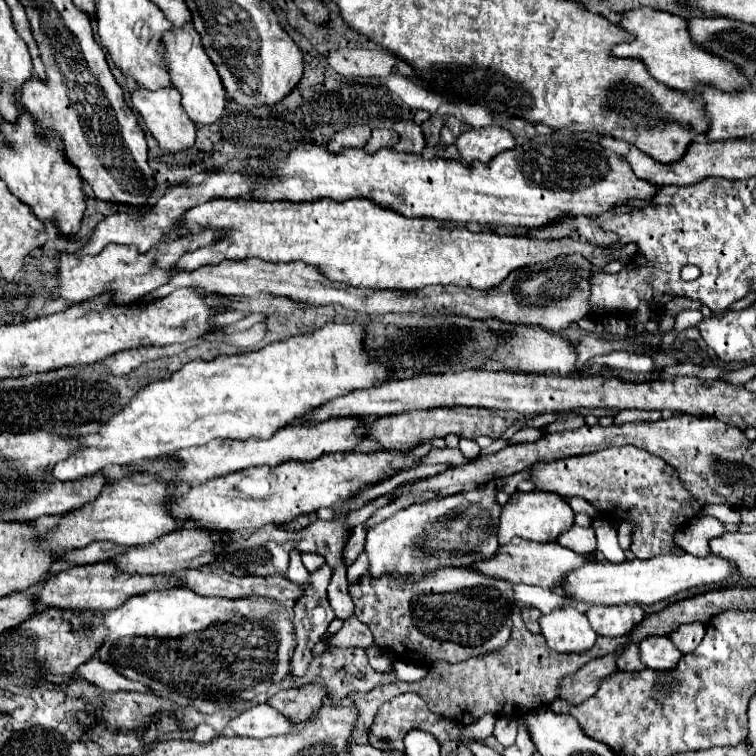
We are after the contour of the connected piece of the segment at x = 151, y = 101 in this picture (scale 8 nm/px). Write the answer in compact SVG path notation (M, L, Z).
M130 82L132 92L132 104L138 110L138 114L144 118L150 134L156 138L162 150L166 152L180 152L194 144L196 138L196 124L184 114L184 108L180 106L180 92L174 86L166 86L160 90L144 90L142 86Z

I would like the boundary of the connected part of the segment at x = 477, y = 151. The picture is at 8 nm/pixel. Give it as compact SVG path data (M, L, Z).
M486 126L480 130L466 130L464 134L458 136L456 146L462 154L462 162L472 164L474 160L480 162L490 162L496 154L504 150L512 150L516 146L516 140L510 130L502 126Z

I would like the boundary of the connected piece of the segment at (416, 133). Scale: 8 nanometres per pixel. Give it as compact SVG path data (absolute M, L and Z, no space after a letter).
M402 120L402 122L398 122L398 124L394 126L394 130L400 134L400 140L398 140L398 144L394 146L394 150L420 154L422 148L426 146L422 128L420 128L418 124L414 124L412 120Z

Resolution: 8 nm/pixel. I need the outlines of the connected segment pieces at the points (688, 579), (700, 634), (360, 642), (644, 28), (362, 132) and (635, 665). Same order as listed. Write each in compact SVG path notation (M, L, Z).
M656 556L650 560L624 560L620 564L602 560L598 564L588 564L574 570L566 584L562 586L564 594L572 600L582 600L586 604L658 604L666 598L676 596L678 592L700 588L700 586L720 586L730 578L738 578L738 566L730 560L718 556Z
M692 622L692 624L684 624L678 630L672 632L670 640L676 644L676 648L682 654L688 654L692 650L696 650L696 646L702 642L706 628L700 622Z
M350 616L350 618L346 618L344 626L340 628L340 632L334 634L334 638L330 640L328 646L370 648L374 644L376 644L376 640L372 638L372 632L368 630L368 626L364 626L356 616Z
M640 8L640 10L622 12L616 24L632 40L616 44L612 48L612 56L640 60L658 82L670 88L684 90L684 92L696 92L700 84L712 84L712 86L718 86L720 90L738 90L740 86L746 84L744 76L732 64L724 62L718 56L704 52L700 46L694 46L686 30L686 20L680 16L652 10L652 8Z
M348 126L348 128L336 132L330 138L328 150L330 152L340 152L342 148L364 148L368 138L370 138L370 128L368 126Z
M630 644L622 656L618 658L618 668L624 670L624 672L640 672L644 670L646 666L640 662L640 652L638 652L638 646L636 644Z

